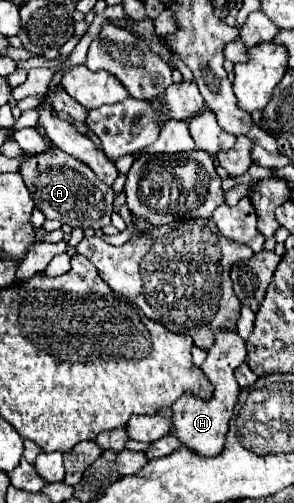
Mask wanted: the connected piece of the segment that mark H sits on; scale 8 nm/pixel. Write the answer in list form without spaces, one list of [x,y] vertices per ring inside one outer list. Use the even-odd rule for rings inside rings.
[[[236,331],[218,333],[214,347],[208,351],[206,361],[200,367],[208,375],[208,381],[214,385],[212,399],[203,401],[186,393],[172,405],[172,431],[170,433],[174,437],[178,437],[178,441],[184,447],[188,447],[190,451],[204,455],[204,457],[214,457],[214,455],[222,453],[224,439],[228,433],[228,421],[232,417],[232,411],[234,411],[234,405],[236,405],[238,393],[240,393],[240,387],[234,379],[234,369],[244,361],[246,361],[246,345],[238,337],[238,333]]]

